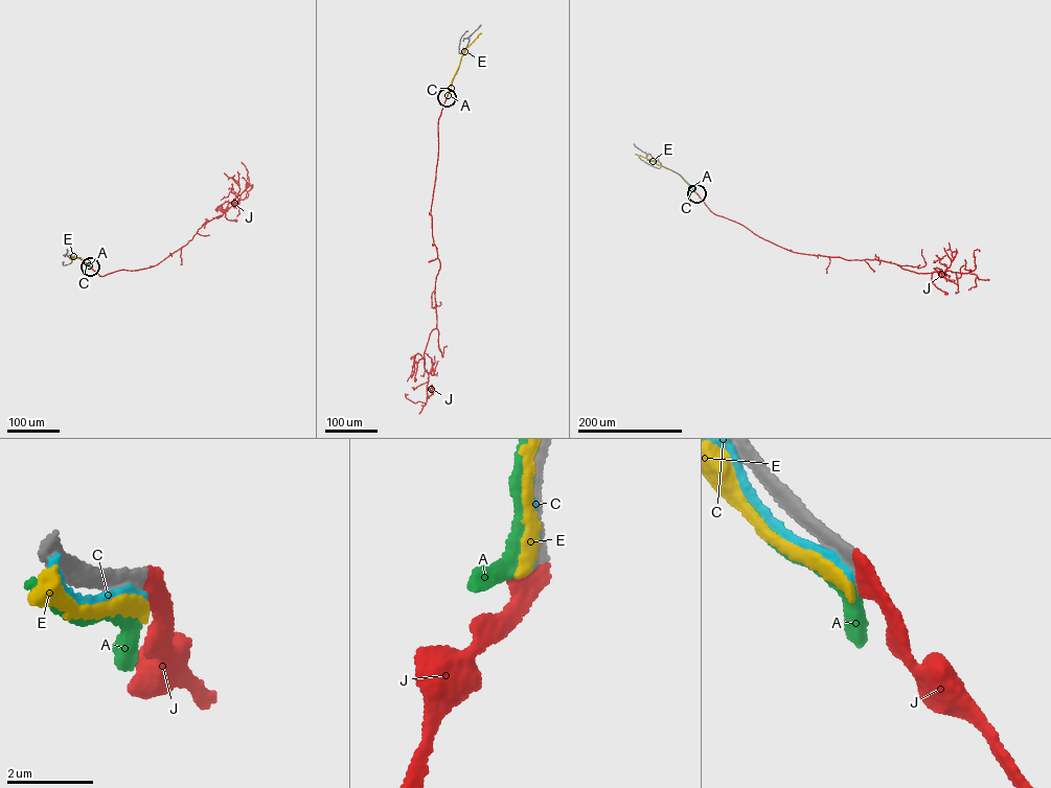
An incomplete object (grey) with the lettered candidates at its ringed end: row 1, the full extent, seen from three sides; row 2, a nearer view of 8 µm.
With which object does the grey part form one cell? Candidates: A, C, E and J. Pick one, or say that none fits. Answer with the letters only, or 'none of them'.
J

